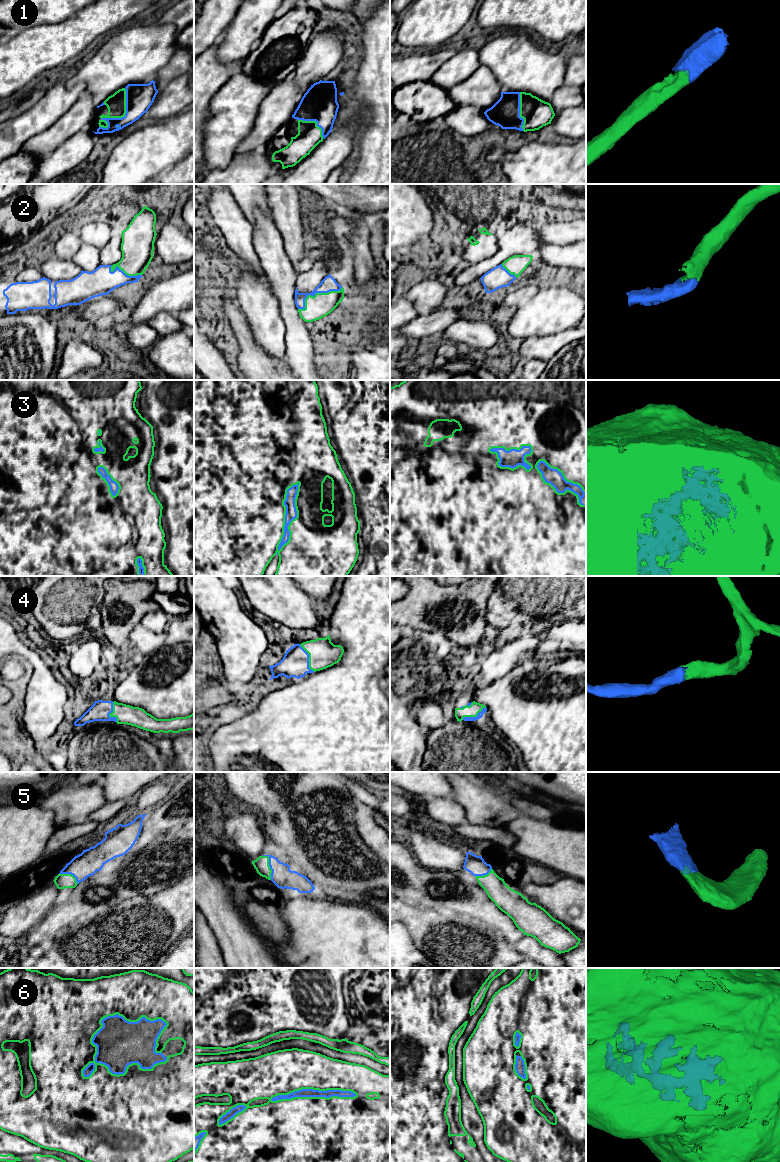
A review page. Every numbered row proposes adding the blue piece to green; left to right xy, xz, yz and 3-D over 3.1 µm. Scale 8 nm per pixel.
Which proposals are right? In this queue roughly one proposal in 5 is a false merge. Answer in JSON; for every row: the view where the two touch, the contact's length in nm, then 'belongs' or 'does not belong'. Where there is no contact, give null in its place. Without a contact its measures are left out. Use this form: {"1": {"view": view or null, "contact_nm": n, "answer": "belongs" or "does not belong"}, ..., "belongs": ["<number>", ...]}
{"1": {"view": "xy", "contact_nm": 380, "answer": "belongs"}, "2": {"view": "xz", "contact_nm": 400, "answer": "belongs"}, "3": {"view": "xz", "contact_nm": 600, "answer": "belongs"}, "4": {"view": "xz", "contact_nm": 260, "answer": "belongs"}, "5": {"view": "xz", "contact_nm": 220, "answer": "belongs"}, "6": {"view": "xy", "contact_nm": 800, "answer": "belongs"}, "belongs": ["1", "2", "3", "4", "5", "6"]}

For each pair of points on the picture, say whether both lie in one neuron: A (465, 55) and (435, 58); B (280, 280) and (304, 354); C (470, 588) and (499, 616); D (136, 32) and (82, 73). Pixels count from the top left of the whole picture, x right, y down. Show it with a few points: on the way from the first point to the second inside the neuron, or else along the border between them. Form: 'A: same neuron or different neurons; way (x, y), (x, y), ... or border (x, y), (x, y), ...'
A: different neurons; border (457, 47), (457, 51), (435, 71)
B: same neuron; way (286, 298), (287, 309), (298, 336)
C: different neurons; border (497, 586), (487, 603), (487, 625)
D: same neuron; way (123, 45), (95, 71)

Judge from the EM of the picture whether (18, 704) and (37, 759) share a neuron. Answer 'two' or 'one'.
one

